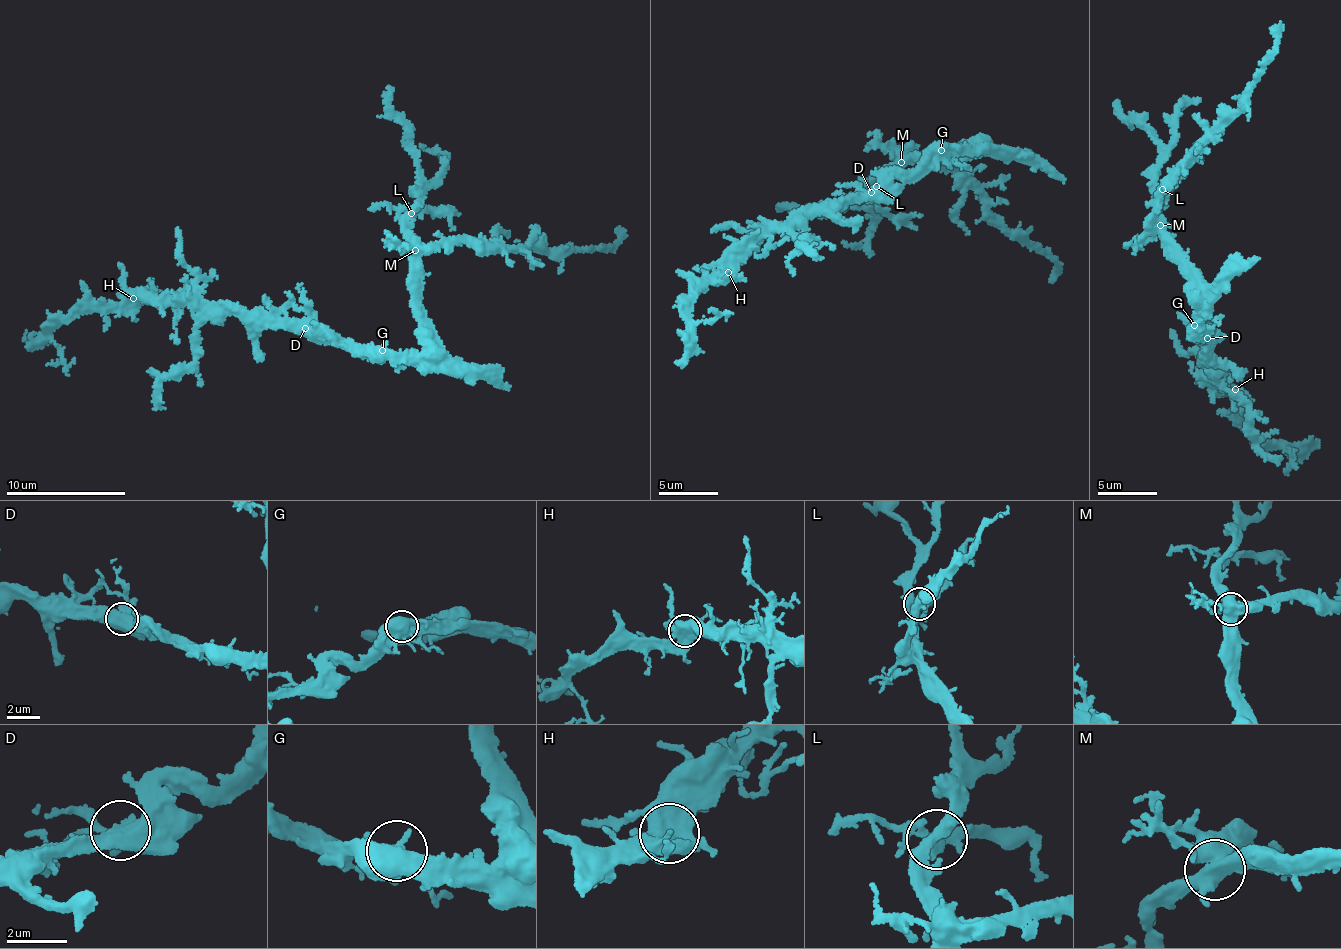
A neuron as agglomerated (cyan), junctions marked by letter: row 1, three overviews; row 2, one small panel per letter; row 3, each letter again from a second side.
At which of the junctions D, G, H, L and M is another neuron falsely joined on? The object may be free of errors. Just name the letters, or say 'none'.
none

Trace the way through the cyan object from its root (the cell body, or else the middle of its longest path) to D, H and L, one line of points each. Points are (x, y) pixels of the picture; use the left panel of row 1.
D: (385, 354), (360, 352), (305, 328)
H: (385, 354), (284, 320), (225, 313), (211, 308), (192, 310), (168, 301), (153, 305), (133, 298)
L: (385, 354), (396, 359), (417, 356), (423, 349), (411, 240), (406, 224), (406, 216), (411, 213)

